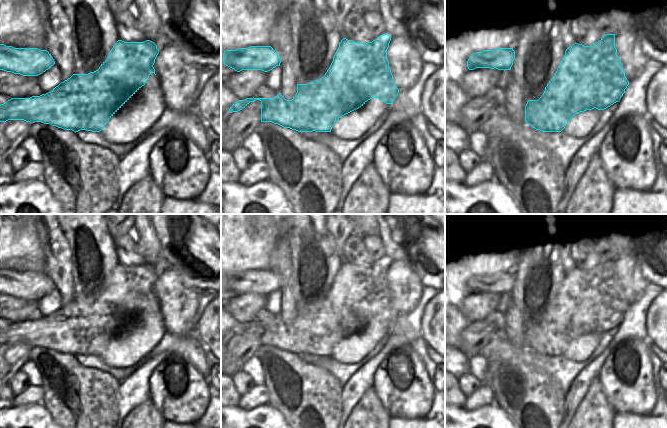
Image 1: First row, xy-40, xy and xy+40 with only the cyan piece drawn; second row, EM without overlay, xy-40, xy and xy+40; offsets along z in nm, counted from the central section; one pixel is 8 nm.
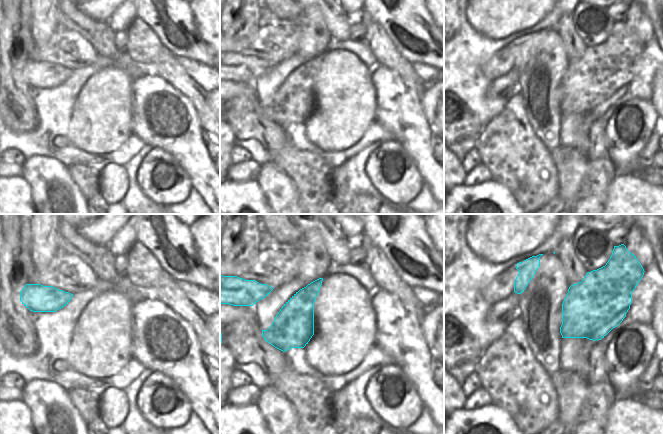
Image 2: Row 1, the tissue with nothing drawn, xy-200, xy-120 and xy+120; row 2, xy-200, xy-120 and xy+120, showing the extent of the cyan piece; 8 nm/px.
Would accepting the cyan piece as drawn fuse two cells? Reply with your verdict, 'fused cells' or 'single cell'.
fused cells

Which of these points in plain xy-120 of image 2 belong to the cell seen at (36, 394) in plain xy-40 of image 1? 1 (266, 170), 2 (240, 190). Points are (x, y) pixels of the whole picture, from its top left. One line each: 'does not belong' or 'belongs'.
1: does not belong
2: does not belong

